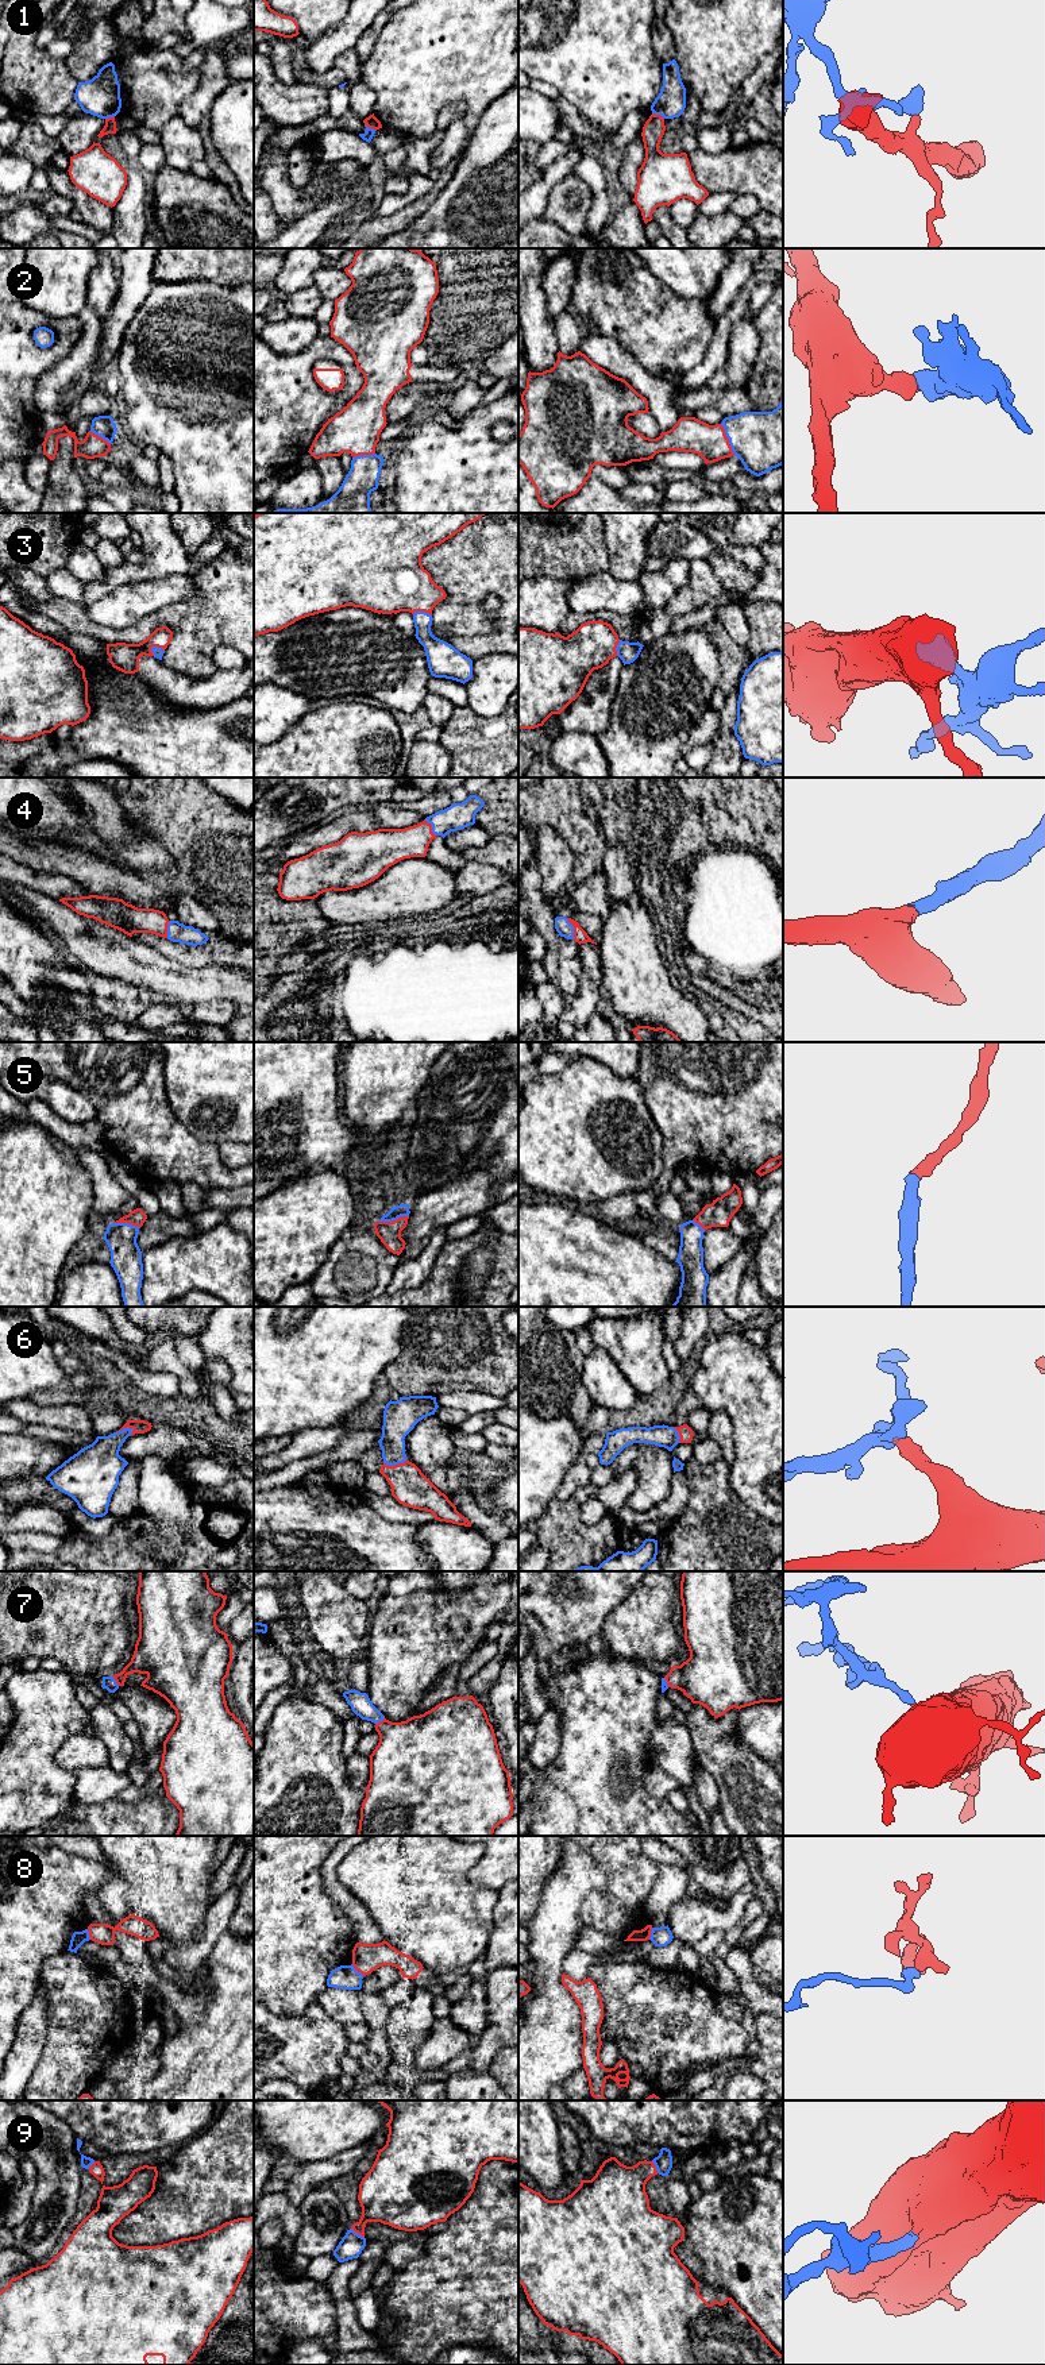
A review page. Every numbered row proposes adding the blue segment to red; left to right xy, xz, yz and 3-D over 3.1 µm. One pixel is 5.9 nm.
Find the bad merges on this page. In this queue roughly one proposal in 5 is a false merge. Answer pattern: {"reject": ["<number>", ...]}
{"reject": ["1", "8"]}

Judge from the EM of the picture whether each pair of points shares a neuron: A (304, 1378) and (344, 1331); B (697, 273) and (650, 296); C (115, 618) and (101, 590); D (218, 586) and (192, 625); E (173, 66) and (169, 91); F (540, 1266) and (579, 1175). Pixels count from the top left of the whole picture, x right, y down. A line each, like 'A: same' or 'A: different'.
A: same
B: different
C: different
D: same
E: same
F: different

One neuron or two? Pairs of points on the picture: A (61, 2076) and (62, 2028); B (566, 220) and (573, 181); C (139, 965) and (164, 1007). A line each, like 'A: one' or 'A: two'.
A: one
B: one
C: two

